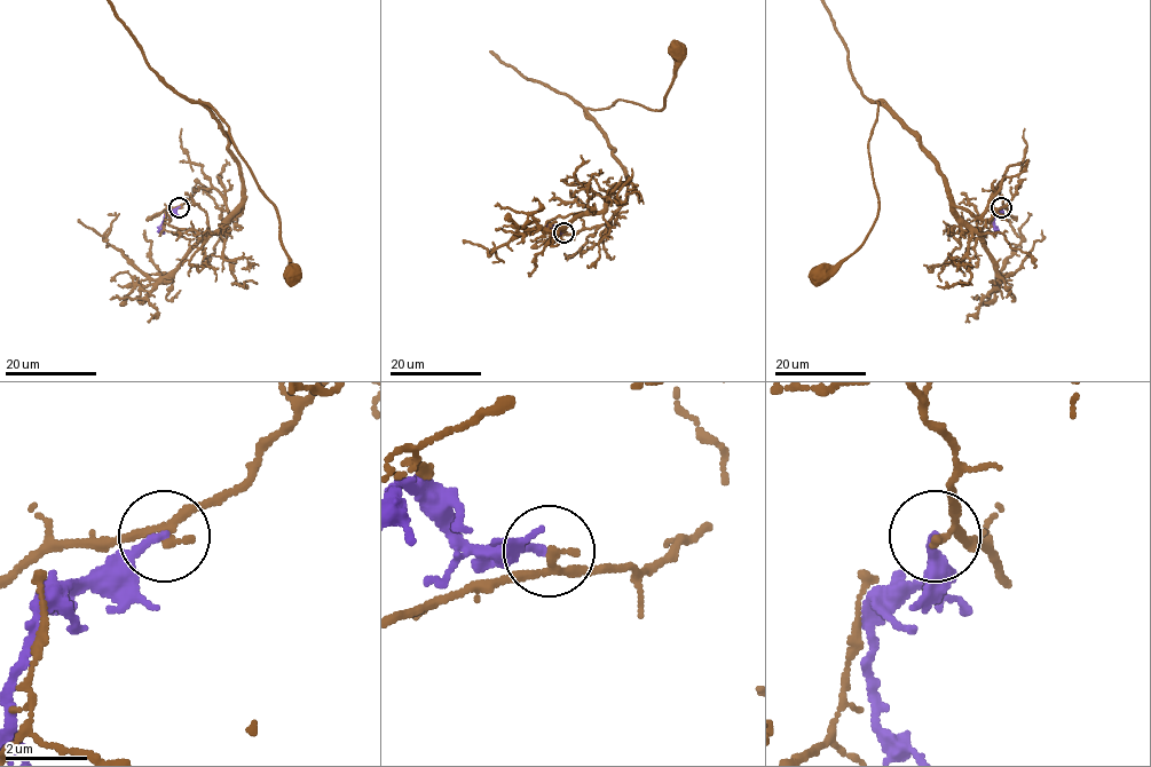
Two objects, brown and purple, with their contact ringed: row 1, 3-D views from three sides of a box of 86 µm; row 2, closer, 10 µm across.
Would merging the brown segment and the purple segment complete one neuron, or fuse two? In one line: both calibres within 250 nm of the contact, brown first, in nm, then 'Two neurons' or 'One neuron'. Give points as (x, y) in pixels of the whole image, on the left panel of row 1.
Thickness 170 nm (brown) against 200 nm. Two neurons

